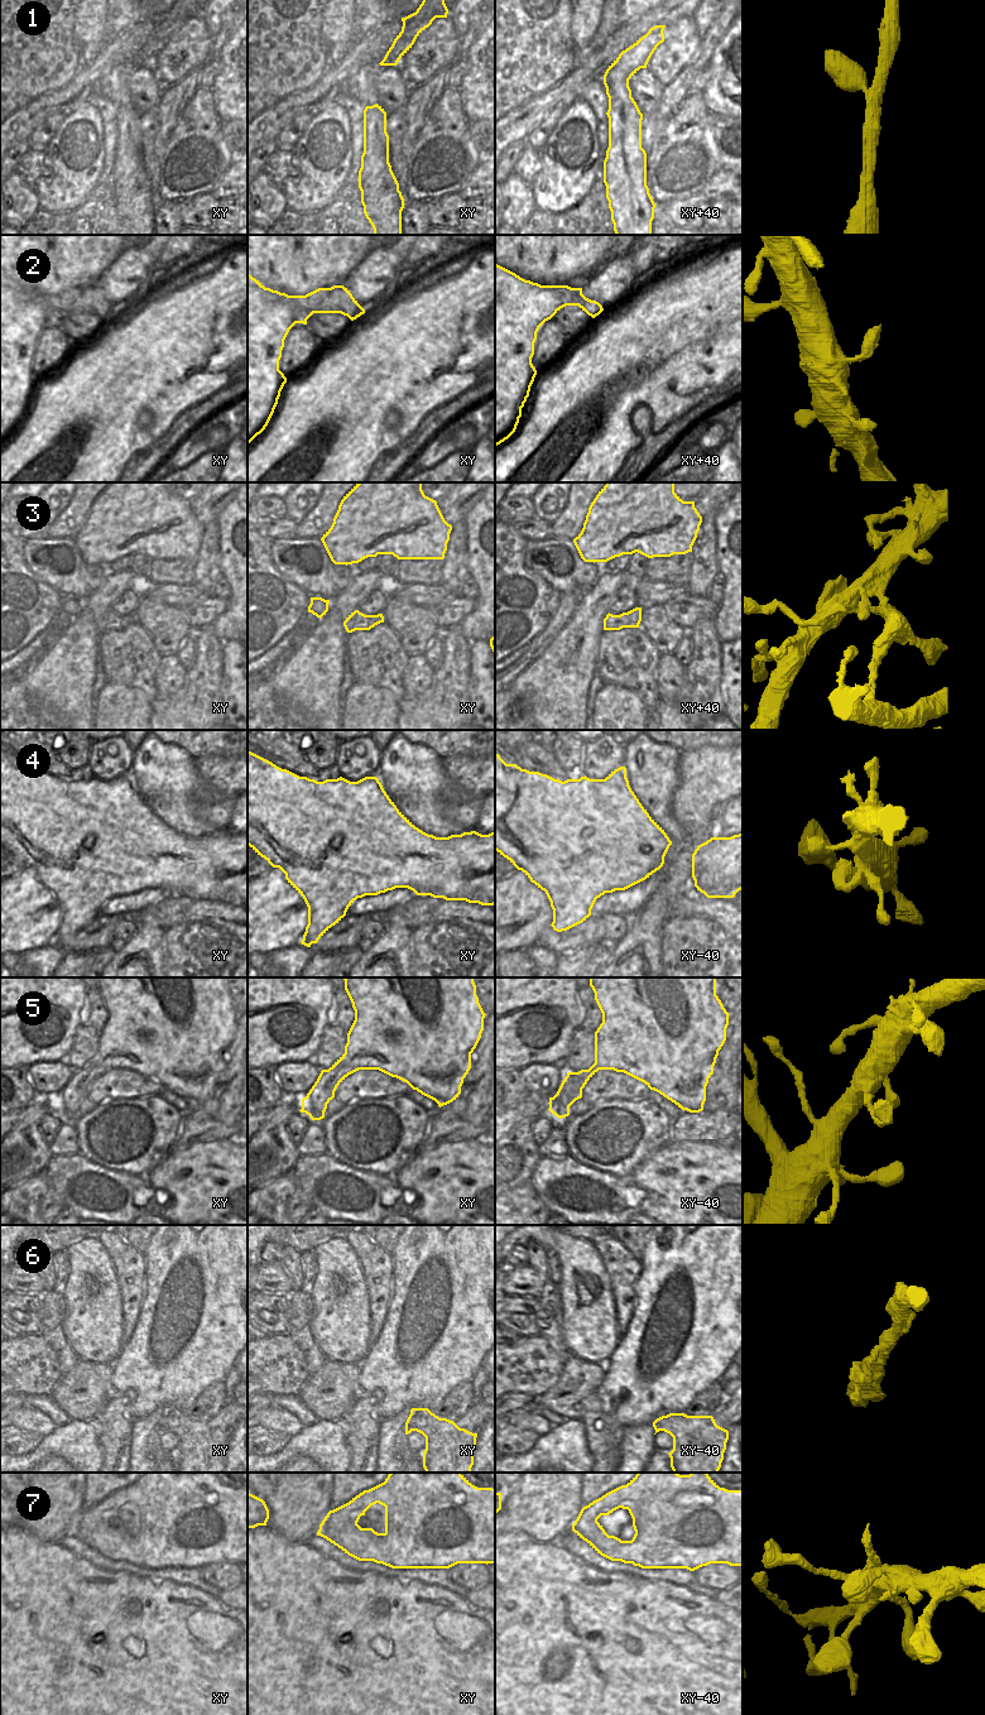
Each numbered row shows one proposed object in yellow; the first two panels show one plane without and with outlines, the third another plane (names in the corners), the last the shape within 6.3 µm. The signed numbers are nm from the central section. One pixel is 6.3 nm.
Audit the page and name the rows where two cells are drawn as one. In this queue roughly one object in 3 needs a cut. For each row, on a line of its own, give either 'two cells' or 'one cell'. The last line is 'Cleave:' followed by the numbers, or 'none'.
1: one cell
2: one cell
3: one cell
4: one cell
5: one cell
6: one cell
7: two cells
Cleave: 7

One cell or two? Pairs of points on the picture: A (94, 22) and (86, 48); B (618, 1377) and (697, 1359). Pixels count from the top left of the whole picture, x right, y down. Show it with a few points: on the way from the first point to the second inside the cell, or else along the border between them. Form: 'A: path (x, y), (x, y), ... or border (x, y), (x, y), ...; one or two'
A: path (90, 28), (90, 42); one
B: path (638, 1379), (644, 1383), (652, 1383), (677, 1362); one

